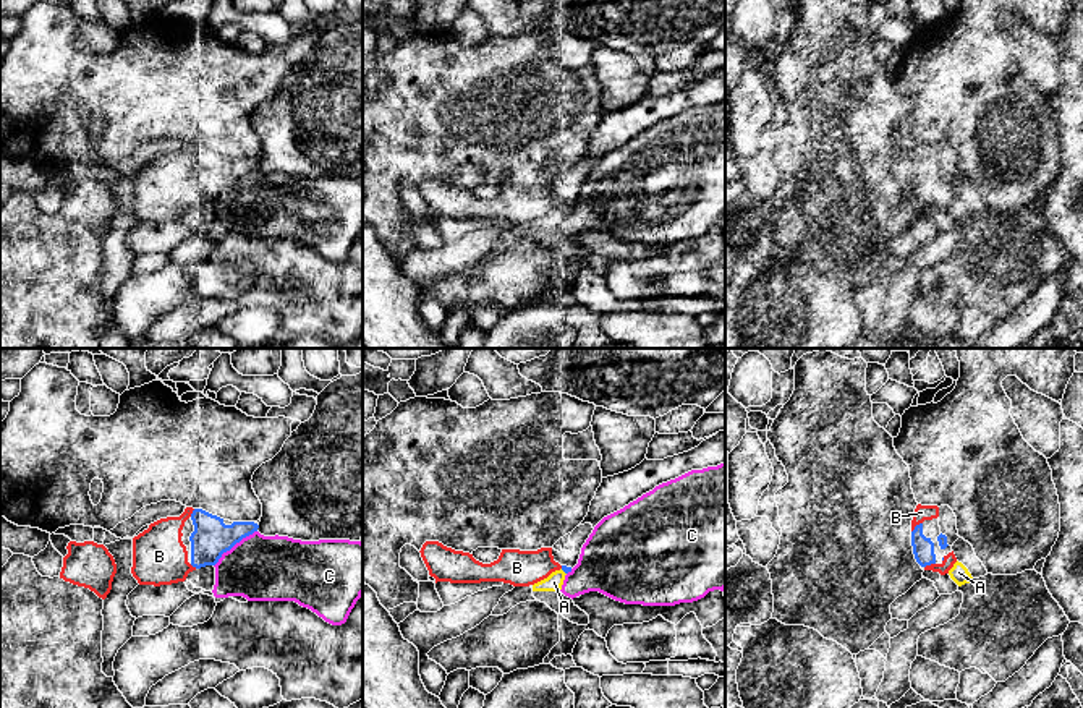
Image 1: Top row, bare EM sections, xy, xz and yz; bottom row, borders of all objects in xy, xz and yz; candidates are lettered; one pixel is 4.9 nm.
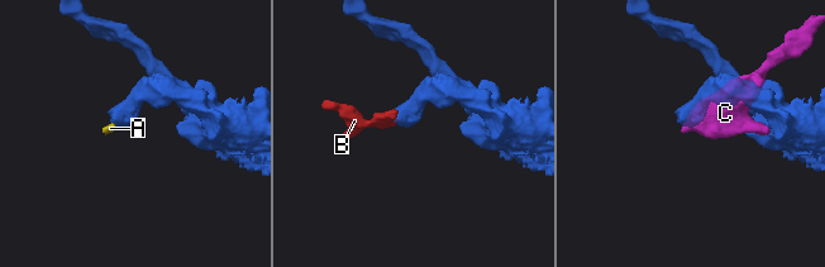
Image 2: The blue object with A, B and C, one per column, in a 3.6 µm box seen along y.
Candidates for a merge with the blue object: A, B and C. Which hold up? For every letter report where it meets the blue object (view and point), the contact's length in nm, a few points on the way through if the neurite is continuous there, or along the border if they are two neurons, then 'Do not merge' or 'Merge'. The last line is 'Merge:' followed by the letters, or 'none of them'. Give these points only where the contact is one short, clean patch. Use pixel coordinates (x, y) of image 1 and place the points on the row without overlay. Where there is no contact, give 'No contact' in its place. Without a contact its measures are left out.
A: Touches blue at xz (564, 208). Shared border 40 nm. Do not merge
B: Touches blue at yz (915, 164). Shared border 80 nm. Merge
C: Touches blue at xy (233, 182). Shared border 280 nm. Do not merge
Merge: B

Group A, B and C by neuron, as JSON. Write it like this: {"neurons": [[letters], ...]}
{"neurons": [["A", "C"], ["B"]]}

